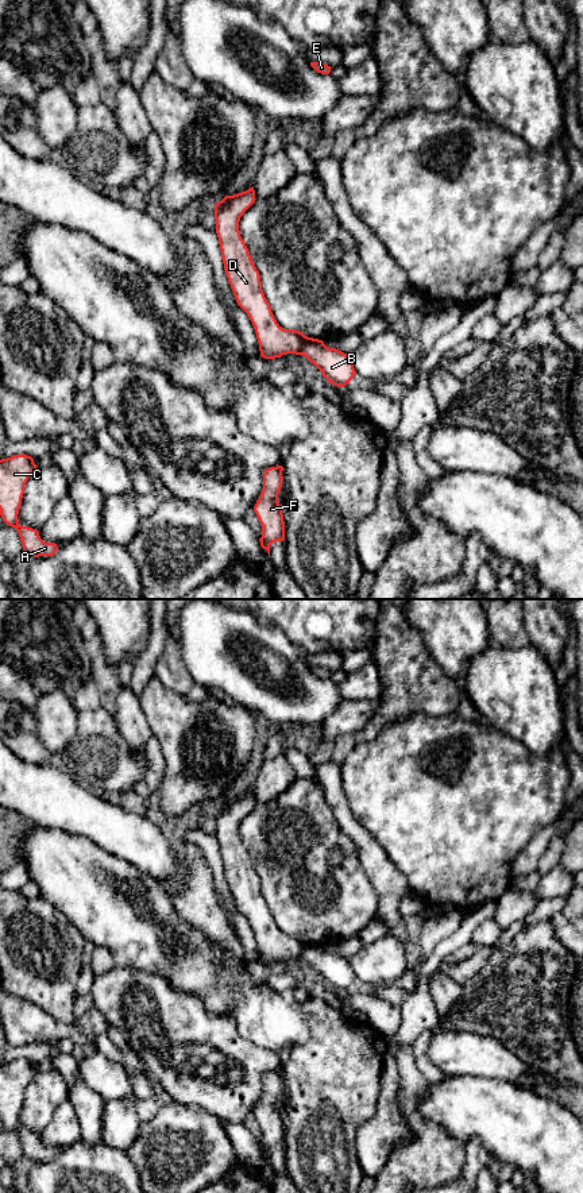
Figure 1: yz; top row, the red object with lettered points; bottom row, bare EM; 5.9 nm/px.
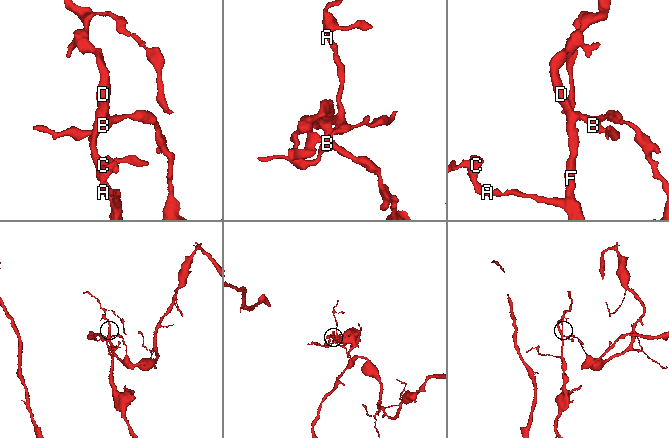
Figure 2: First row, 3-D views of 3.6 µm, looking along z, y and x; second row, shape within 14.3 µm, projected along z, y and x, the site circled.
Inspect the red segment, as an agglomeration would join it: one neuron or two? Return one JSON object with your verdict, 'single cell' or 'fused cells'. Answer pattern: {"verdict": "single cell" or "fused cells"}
{"verdict": "fused cells"}

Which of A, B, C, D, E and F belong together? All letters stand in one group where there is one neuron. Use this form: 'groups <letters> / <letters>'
groups A C D E F / B

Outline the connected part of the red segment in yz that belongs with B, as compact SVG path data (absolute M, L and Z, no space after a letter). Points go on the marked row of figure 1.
M304 336L301 355L313 363L332 385L344 387L356 375L350 355L329 348L323 340Z

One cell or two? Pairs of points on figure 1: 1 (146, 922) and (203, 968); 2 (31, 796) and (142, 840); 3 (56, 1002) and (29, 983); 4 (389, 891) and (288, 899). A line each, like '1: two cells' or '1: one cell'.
1: one cell
2: one cell
3: one cell
4: two cells

